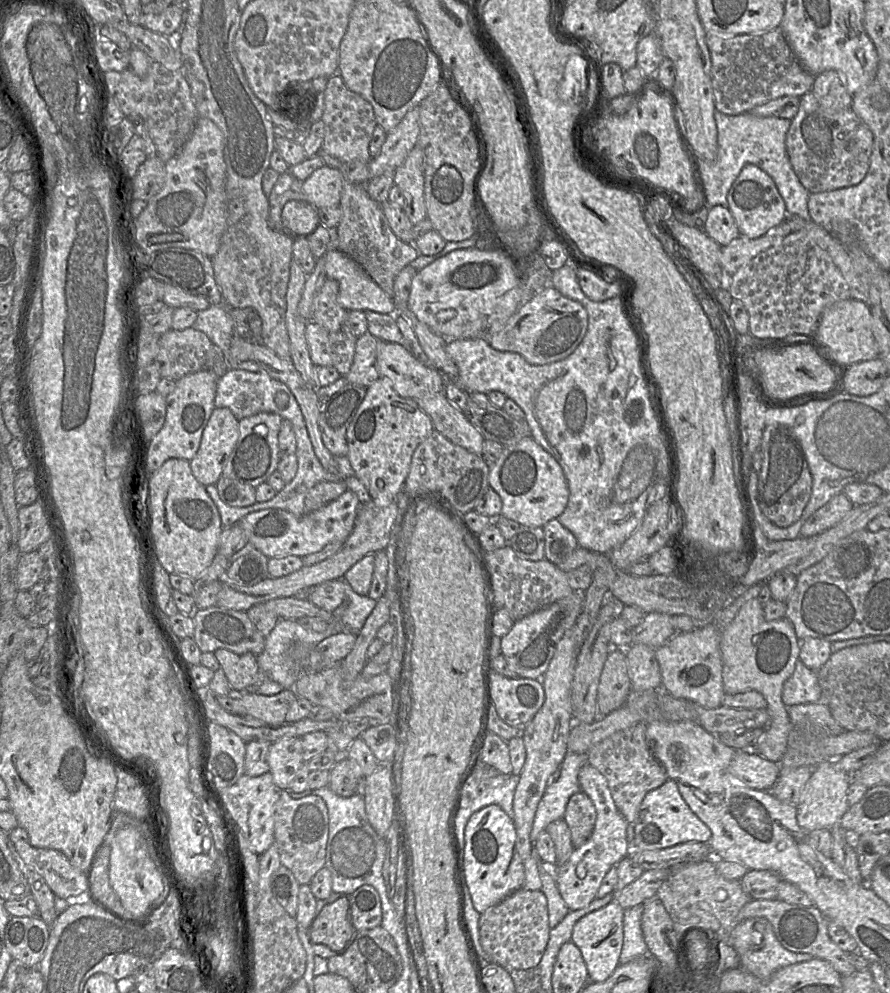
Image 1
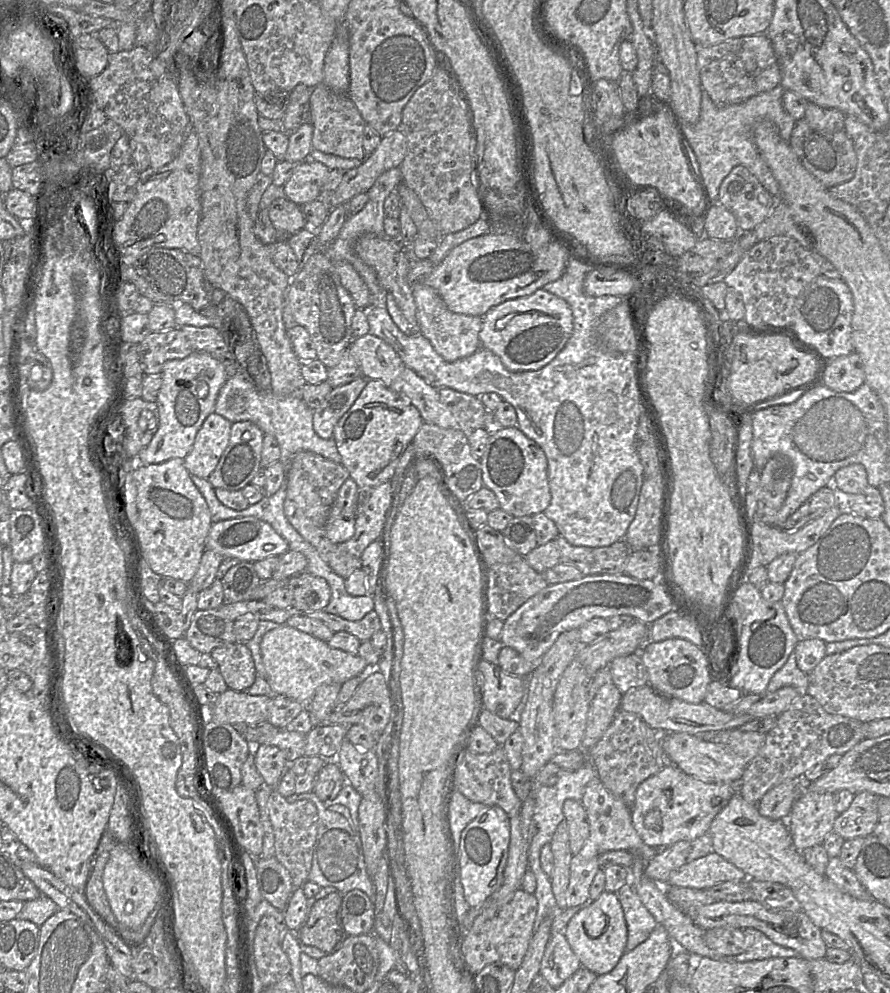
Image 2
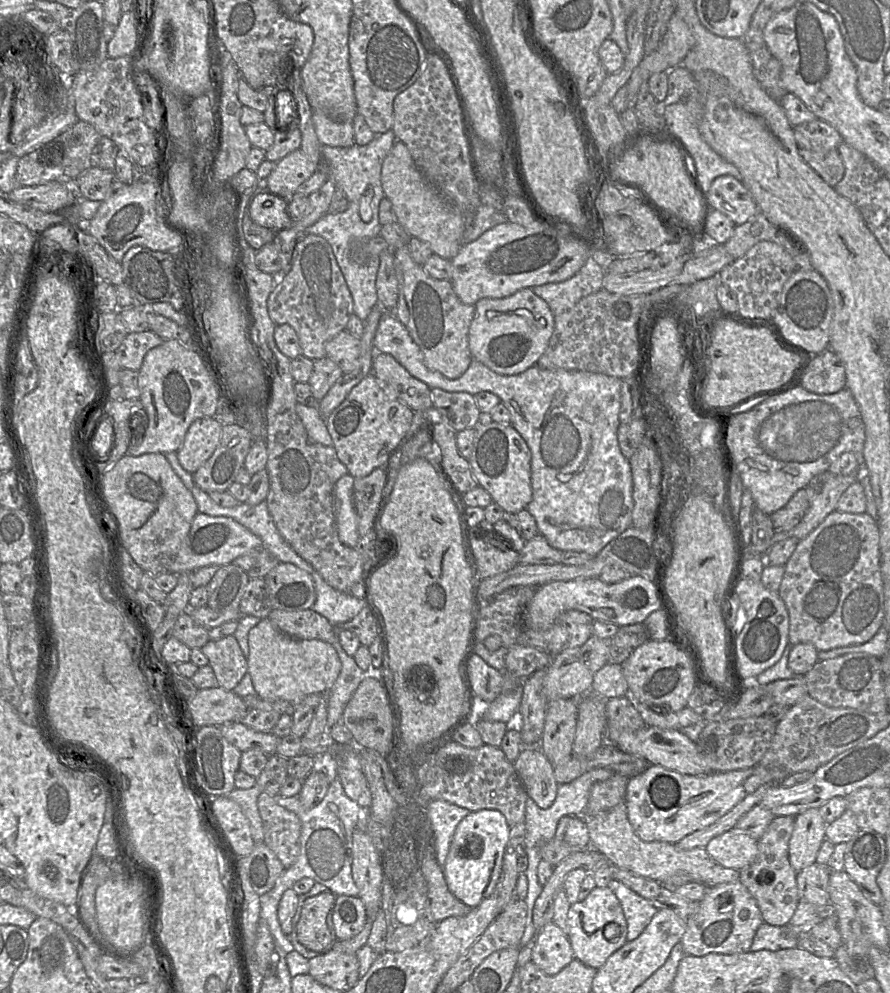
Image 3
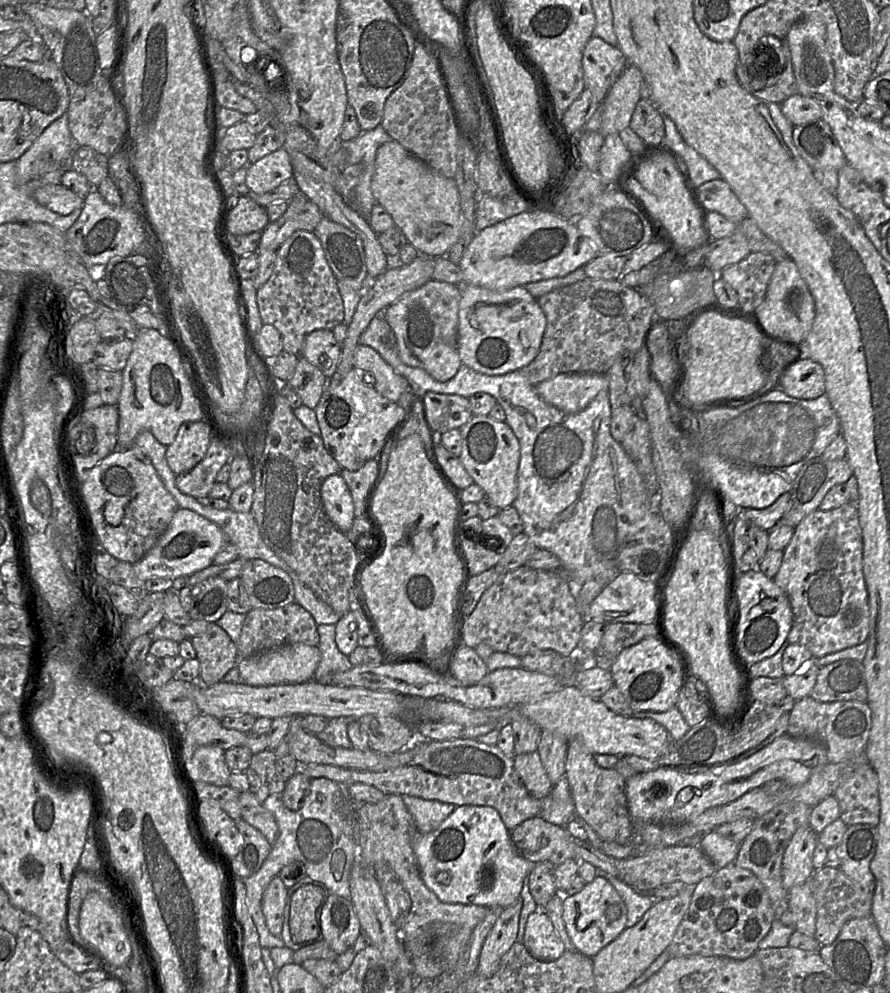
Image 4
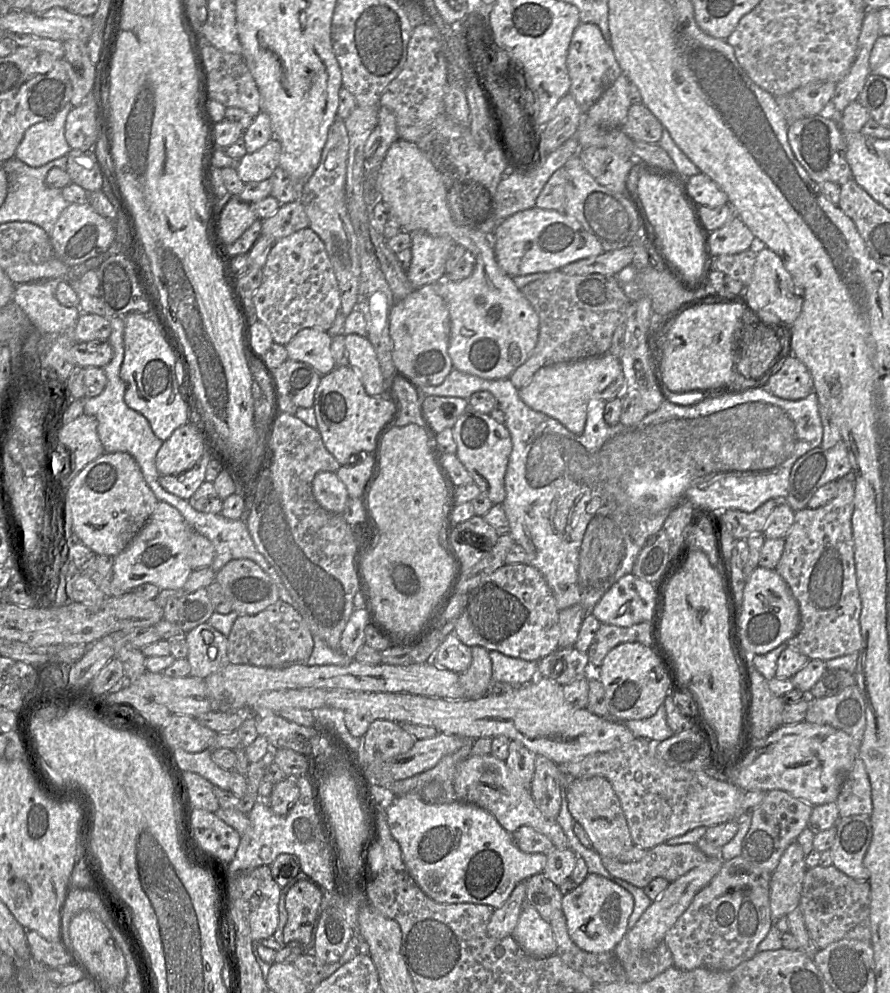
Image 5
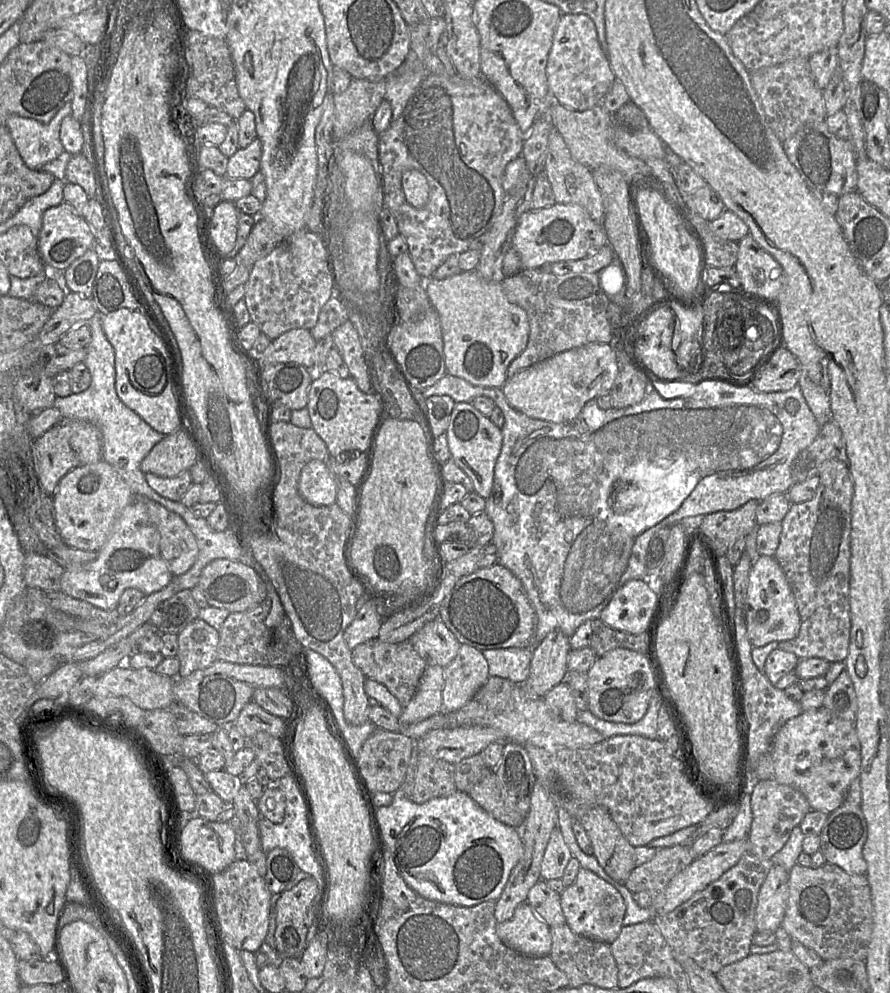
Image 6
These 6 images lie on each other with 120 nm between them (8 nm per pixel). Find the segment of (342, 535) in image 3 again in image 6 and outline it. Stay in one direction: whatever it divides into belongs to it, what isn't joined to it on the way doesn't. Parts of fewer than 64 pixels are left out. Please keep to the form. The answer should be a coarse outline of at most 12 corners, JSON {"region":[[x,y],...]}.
{"region":[[320,460],[307,463],[298,491],[313,506],[336,503],[337,486]]}

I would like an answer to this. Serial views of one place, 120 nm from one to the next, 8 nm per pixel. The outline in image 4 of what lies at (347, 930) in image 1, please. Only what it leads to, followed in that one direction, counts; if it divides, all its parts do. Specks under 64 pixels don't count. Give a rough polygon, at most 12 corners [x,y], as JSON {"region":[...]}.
{"region":[[322,884],[293,893],[289,925],[295,943],[321,939],[328,895]]}

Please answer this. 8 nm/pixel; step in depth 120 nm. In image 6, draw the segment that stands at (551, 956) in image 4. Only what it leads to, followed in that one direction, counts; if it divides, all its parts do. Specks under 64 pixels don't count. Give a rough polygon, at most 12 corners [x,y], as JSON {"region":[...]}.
{"region":[[527,902],[497,923],[504,944],[533,957],[550,954],[550,927]]}

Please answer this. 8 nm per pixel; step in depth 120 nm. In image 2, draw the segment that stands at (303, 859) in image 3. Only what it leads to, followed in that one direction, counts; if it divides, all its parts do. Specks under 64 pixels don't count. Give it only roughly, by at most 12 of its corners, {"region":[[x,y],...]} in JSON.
{"region":[[346,783],[333,800],[317,808],[307,881],[374,903],[358,825],[362,795]]}

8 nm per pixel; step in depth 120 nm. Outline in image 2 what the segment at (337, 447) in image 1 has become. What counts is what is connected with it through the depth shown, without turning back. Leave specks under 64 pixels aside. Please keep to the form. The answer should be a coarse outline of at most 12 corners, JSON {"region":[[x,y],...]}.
{"region":[[362,376],[333,388],[313,410],[313,428],[333,438],[340,418],[367,383]]}

